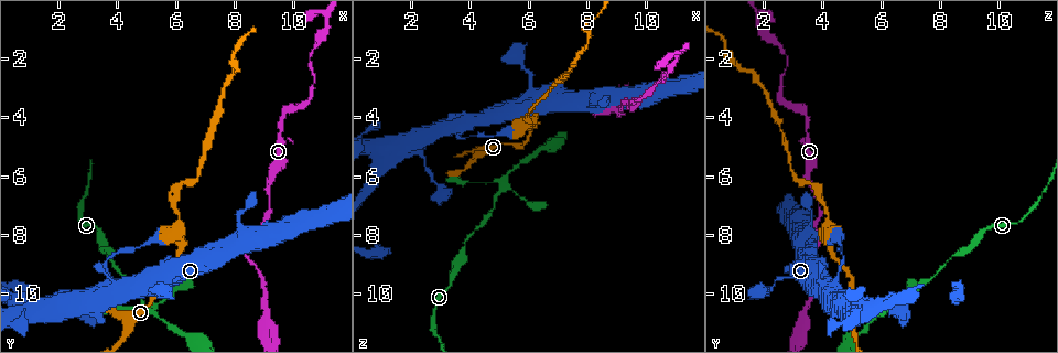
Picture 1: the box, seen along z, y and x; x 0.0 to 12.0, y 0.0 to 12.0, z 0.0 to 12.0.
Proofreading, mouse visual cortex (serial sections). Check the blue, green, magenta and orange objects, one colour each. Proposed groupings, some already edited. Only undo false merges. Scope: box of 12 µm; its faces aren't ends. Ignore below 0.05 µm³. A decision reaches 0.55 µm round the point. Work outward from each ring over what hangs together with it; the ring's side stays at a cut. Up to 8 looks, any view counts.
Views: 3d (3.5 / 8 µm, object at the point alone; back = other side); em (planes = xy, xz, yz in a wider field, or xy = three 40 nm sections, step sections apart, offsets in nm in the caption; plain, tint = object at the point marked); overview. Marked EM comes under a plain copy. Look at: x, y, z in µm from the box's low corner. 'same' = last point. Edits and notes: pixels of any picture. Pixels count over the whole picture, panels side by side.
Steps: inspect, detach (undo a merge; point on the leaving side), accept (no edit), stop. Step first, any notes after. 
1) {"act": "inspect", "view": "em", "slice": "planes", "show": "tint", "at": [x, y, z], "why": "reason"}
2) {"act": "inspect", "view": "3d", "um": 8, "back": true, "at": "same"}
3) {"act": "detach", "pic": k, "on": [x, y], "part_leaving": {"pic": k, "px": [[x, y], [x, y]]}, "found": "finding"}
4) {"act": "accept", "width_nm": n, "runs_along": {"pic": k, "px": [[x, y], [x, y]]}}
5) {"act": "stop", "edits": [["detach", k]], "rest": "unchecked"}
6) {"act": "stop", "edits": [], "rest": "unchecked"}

{"act": "inspect", "view": "3d", "um": 3.5, "at": [3.7, 8.9, 4.7], "why": "sharp bend"}

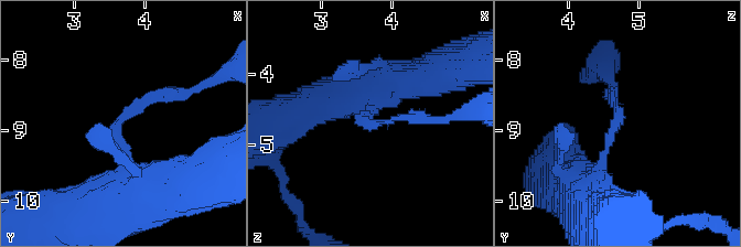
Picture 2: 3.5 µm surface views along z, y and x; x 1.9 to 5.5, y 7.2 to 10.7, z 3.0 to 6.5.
{"act": "inspect", "view": "em", "slice": "xy", "step": 5, "show": "tint", "at": [3.60, 9.00, 4.70], "arm_widths_nm": [150, 300]}

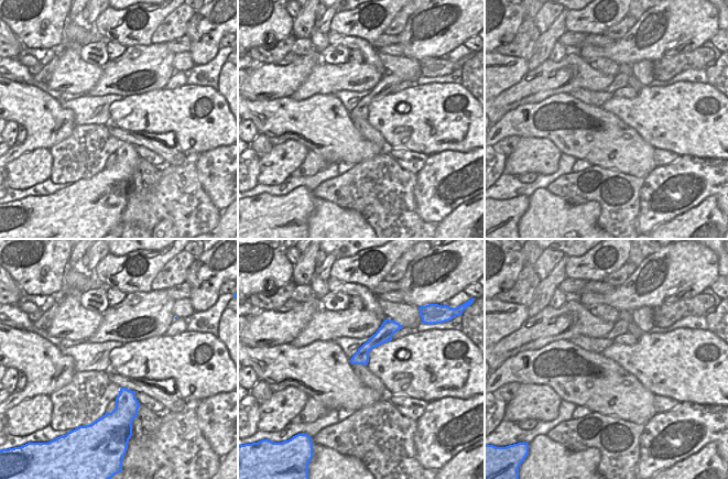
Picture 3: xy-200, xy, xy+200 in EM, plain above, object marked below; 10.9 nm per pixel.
{"act": "accept", "width_nm": 170, "runs_along": {"pic": 3, "px": [[389, 324], [354, 361]]}, "found": "one cell here"}

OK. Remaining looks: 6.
{"act": "inspect", "view": "3d", "um": 8, "at": [6.0, 7.8, 4.2], "why": "abrupt turn"}

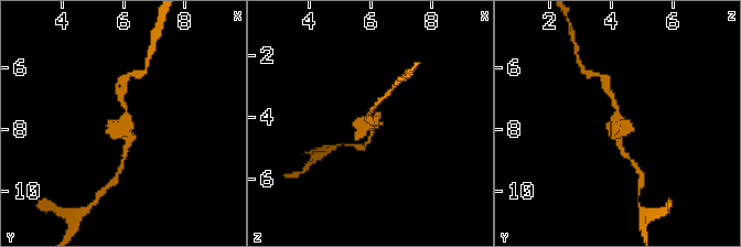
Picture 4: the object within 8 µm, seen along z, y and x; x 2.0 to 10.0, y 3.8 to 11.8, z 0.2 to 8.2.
{"act": "inspect", "view": "3d", "um": 3.5, "back": true, "at": [6.0, 8.0, 4.2]}

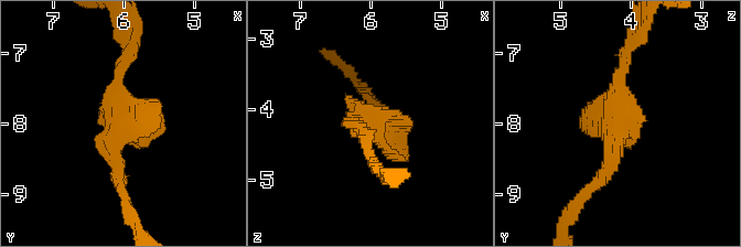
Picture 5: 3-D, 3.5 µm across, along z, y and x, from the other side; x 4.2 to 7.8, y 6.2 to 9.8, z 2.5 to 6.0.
{"act": "inspect", "view": "em", "slice": "planes", "show": "tint", "at": [6.00, 7.90, 4.20]}

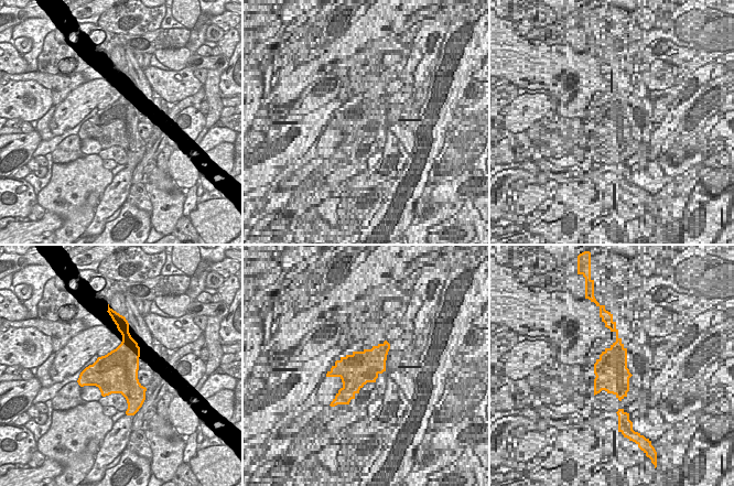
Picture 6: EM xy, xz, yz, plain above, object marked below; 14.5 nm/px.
{"act": "accept", "width_nm": 600, "runs_along": {"pic": 5, "px": [[599, 180], [613, 157], [626, 51]]}, "found": "all the same cell"}

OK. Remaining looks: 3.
{"act": "inspect", "view": "3d", "um": 3.5, "at": [5.1, 10.4, 6.5], "why": "looks like a crossing"}

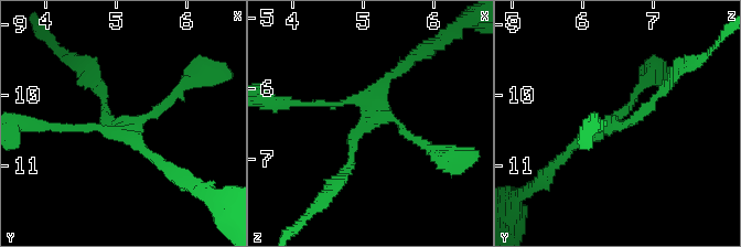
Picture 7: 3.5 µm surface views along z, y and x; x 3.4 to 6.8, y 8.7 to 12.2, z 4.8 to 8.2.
{"act": "inspect", "view": "em", "slice": "xy", "step": 5, "show": "tint", "at": [5.15, 10.40, 6.45], "arms": 4, "arm_widths_nm": [100, 100, 150, 150], "why": "shape alone is not enough"}

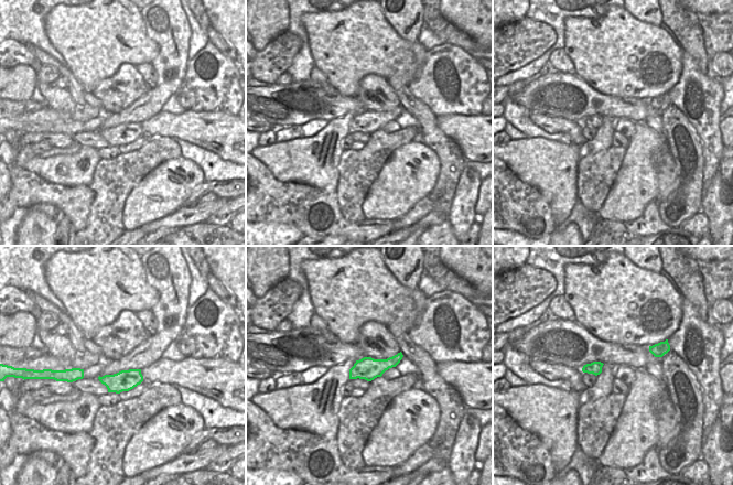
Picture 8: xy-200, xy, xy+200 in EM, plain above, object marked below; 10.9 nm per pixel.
{"act": "accept", "found": "continuous, no second cell"}

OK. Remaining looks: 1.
{"act": "stop", "edits": [], "rest": "unchecked"}

